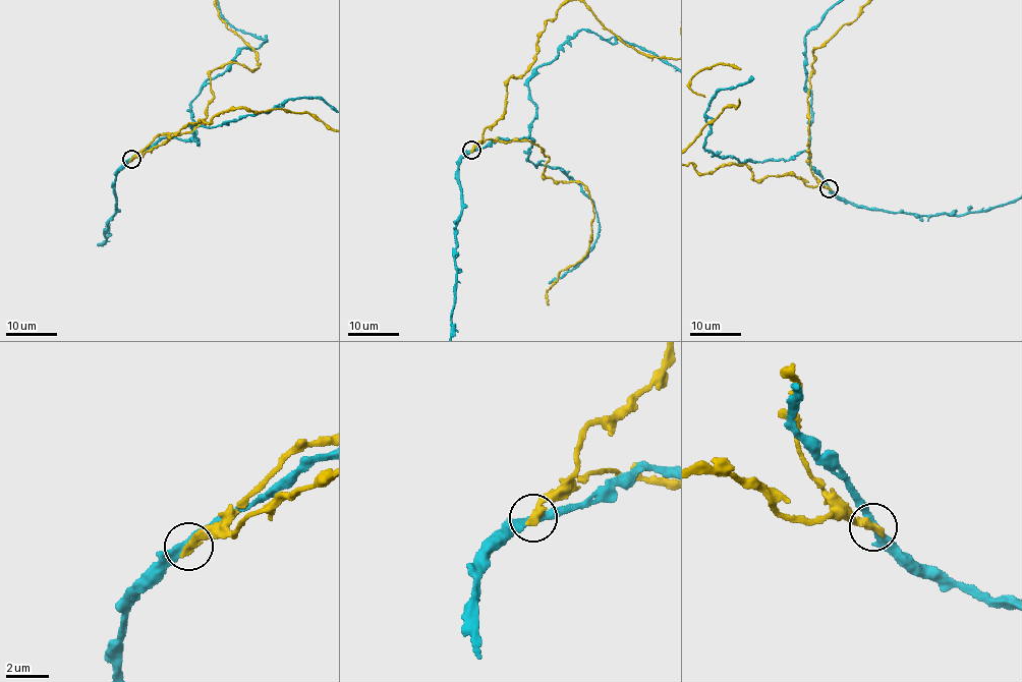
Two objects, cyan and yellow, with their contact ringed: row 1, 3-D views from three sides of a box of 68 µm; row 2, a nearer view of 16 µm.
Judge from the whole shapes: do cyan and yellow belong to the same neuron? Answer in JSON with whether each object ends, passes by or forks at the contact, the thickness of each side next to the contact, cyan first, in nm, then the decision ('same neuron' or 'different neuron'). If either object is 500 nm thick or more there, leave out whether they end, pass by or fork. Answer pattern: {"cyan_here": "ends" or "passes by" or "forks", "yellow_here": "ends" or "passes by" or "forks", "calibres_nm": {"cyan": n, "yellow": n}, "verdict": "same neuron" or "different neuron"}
{"cyan_here": "passes by", "yellow_here": "ends", "calibres_nm": {"cyan": 280, "yellow": 420}, "verdict": "different neuron"}

